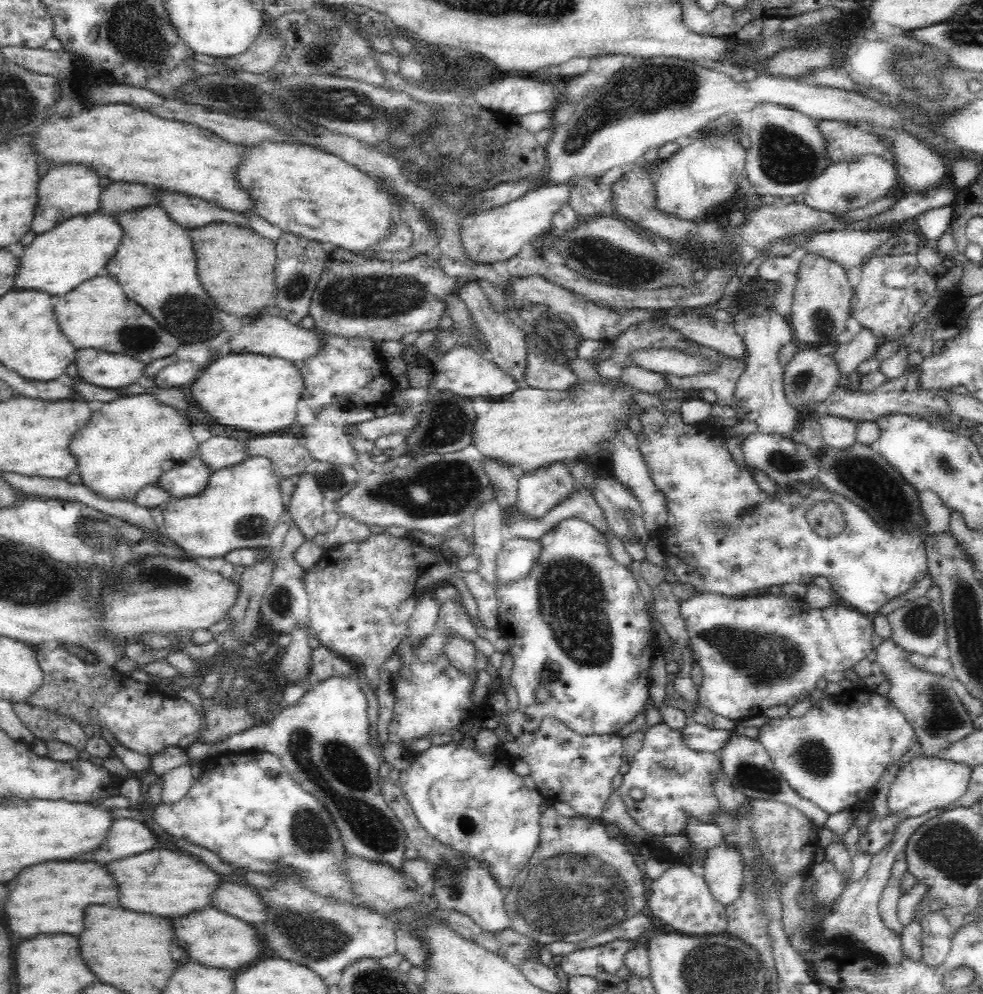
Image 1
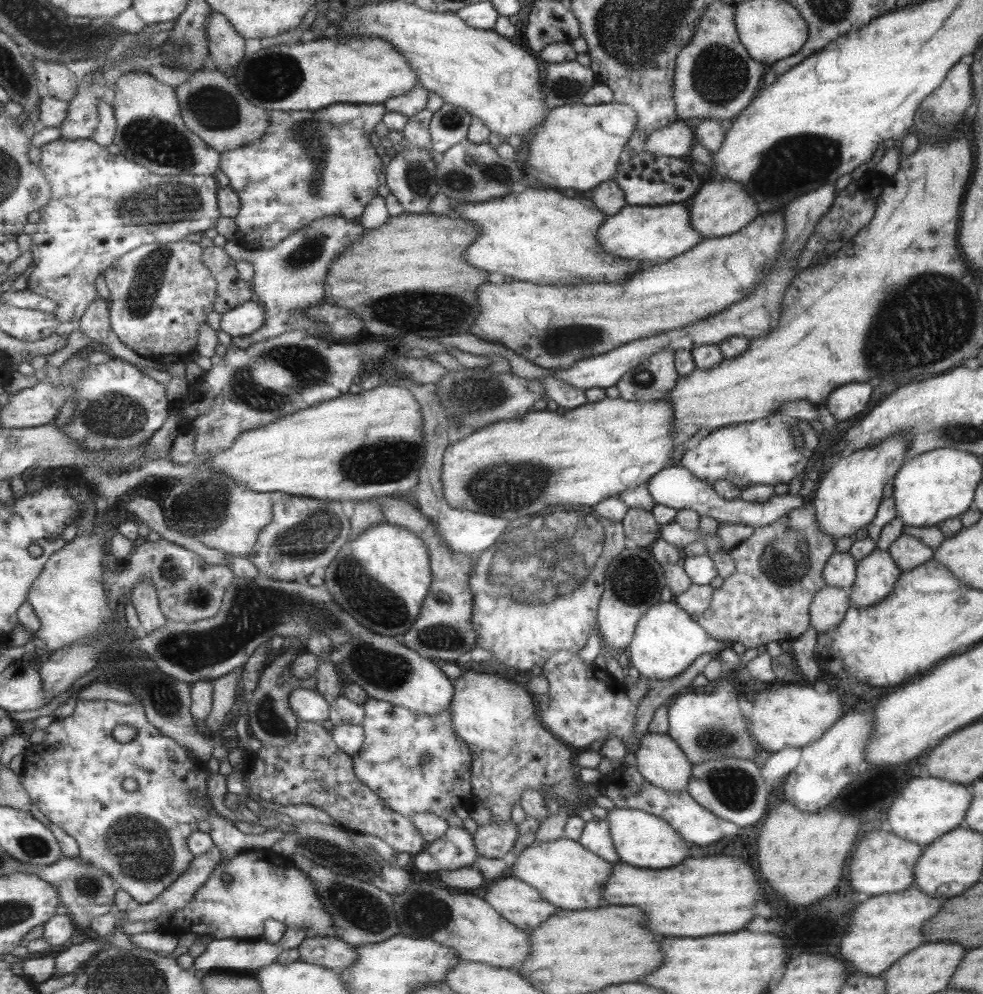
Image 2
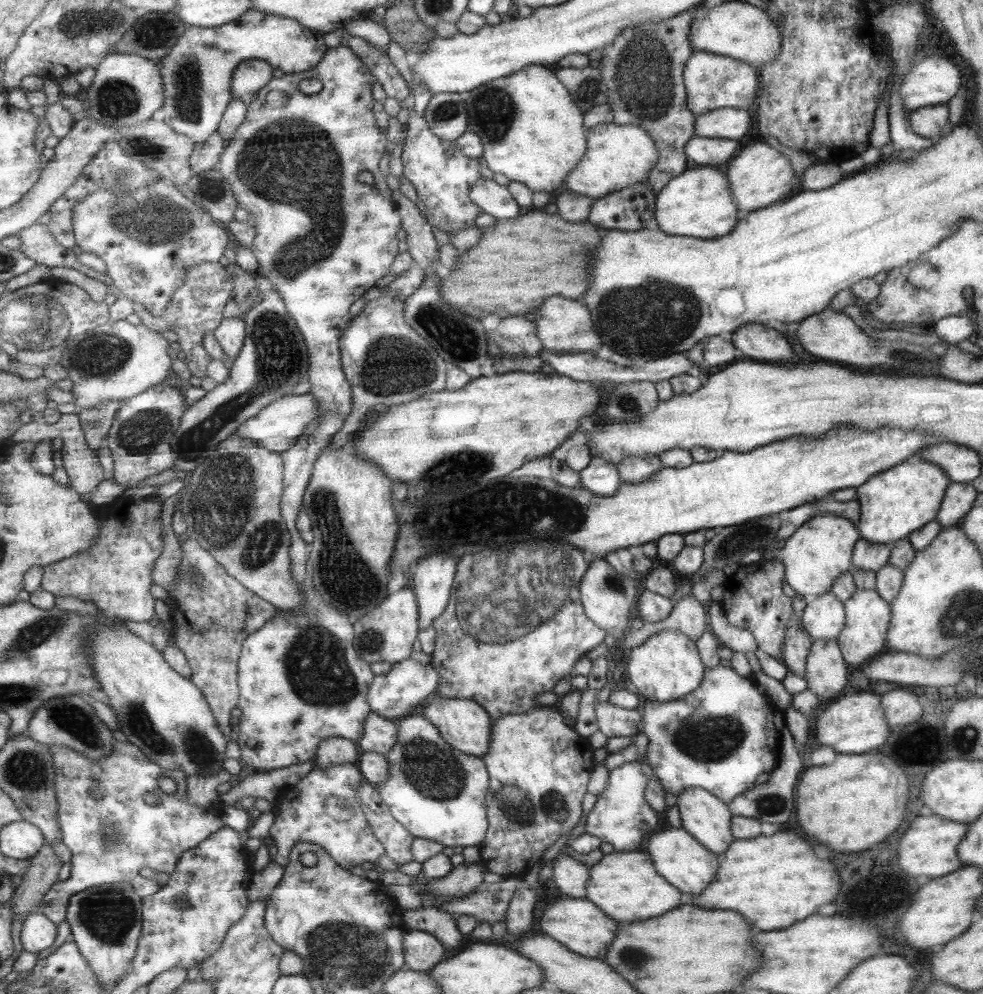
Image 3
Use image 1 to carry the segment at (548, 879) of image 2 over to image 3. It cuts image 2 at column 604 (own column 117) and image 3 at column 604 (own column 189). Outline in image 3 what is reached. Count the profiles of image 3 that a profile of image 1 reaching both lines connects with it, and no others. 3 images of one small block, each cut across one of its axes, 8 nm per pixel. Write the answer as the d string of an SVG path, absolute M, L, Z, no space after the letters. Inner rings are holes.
M617 852L602 854L589 870L588 894L585 899L617 922L645 920L649 916L659 916L681 904L681 892L667 884L651 866L649 854L643 852Z

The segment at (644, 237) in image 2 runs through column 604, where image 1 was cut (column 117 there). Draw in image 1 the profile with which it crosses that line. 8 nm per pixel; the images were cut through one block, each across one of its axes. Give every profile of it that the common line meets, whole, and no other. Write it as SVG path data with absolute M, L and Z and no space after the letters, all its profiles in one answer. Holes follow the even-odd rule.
M99 211L62 220L52 230L36 235L30 246L25 247L24 254L19 258L14 289L20 289L20 291L38 290L47 292L52 297L74 290L85 280L90 280L92 276L98 276L105 272L102 268L106 268L108 261L116 254L123 234L124 228L120 227L115 215L100 214Z

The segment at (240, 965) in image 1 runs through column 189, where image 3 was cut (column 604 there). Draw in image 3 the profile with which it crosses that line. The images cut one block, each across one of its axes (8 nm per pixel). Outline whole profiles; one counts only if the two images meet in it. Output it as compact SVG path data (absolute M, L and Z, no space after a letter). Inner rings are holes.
M566 895L565 898L559 898L545 906L543 915L538 918L539 931L561 941L561 944L581 956L599 959L605 956L605 952L615 936L615 930L617 930L617 922L607 916L592 901Z

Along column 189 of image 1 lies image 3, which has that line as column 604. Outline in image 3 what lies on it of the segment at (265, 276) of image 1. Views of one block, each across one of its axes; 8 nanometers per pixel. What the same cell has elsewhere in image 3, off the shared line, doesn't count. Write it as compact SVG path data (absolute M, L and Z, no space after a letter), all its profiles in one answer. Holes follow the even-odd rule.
M546 211L544 212L531 212L526 215L521 215L519 218L513 220L499 220L499 223L493 227L487 227L485 229L485 233L483 233L483 239L479 244L473 246L473 248L465 251L463 256L461 256L461 252L459 252L457 268L451 271L451 276L446 276L441 279L441 289L440 292L445 299L445 302L449 302L453 308L457 308L457 310L461 310L461 312L465 312L465 314L469 314L469 316L473 316L473 318L485 318L485 316L489 316L489 314L497 314L501 319L509 318L515 315L521 315L527 313L534 313L541 310L541 306L543 306L543 298L547 298L547 296L555 296L555 294L559 294L559 296L565 296L565 298L581 298L583 296L583 292L585 292L585 288L587 288L587 254L585 254L585 250L589 248L589 246L595 246L599 240L601 240L601 236L605 234L605 230L601 230L601 228L595 228L595 225L589 223L587 220L582 222L567 222L567 220L563 220L563 217L559 214L559 212L554 214L548 214Z

